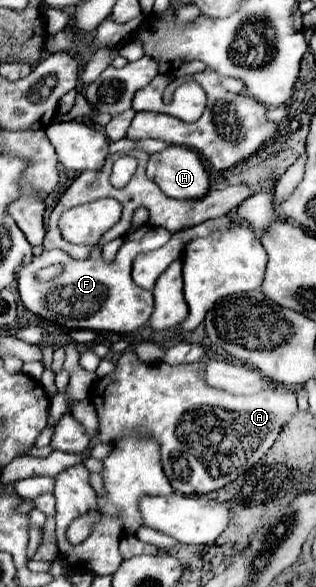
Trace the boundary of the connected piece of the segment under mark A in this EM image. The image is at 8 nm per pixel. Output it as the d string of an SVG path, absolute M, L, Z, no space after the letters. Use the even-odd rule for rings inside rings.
M125 351L115 371L99 379L89 393L99 415L99 431L91 445L115 443L127 435L157 437L163 471L173 489L183 495L217 491L247 473L297 413L297 397L289 389L245 397L209 387L203 381L207 361L209 357L181 365L143 363L133 351Z

